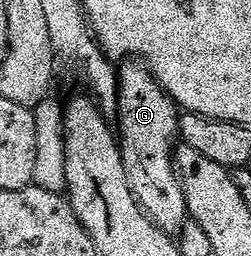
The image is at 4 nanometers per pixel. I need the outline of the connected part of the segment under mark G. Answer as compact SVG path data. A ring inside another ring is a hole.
M125 62L119 68L118 74L118 142L126 169L126 181L138 205L154 226L162 229L167 235L179 236L182 225L190 219L184 185L174 158L180 134L181 108L161 89L147 67L139 62Z

